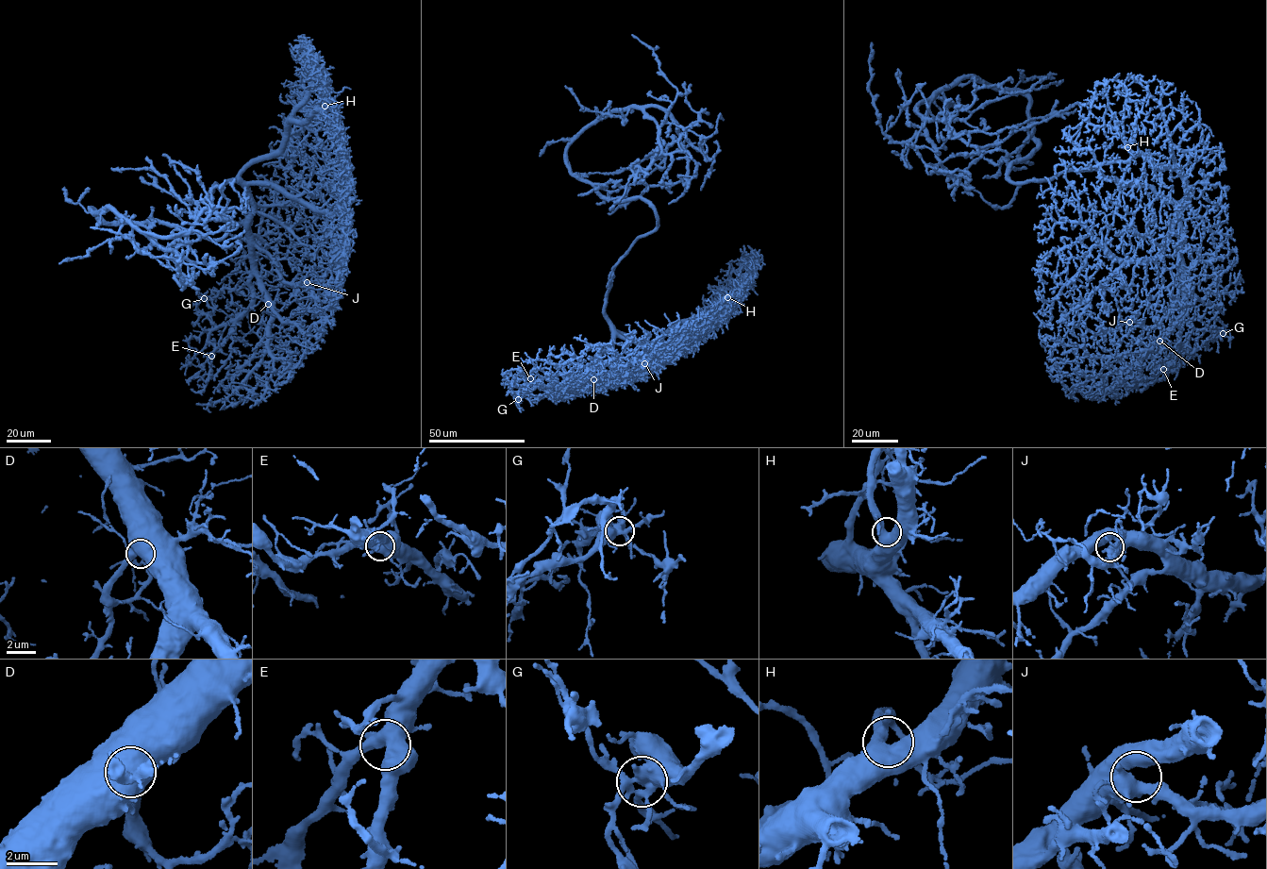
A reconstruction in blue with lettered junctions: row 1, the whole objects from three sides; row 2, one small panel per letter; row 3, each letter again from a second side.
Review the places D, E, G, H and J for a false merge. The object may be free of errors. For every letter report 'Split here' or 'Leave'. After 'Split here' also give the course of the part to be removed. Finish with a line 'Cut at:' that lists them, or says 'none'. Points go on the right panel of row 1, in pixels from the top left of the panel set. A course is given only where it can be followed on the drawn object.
D: Leave
E: Leave
G: Split here. Course of the part to remove: (1223, 333), (1221, 331), (1216, 339), (1218, 353)
H: Leave
J: Leave
Cut at: G

